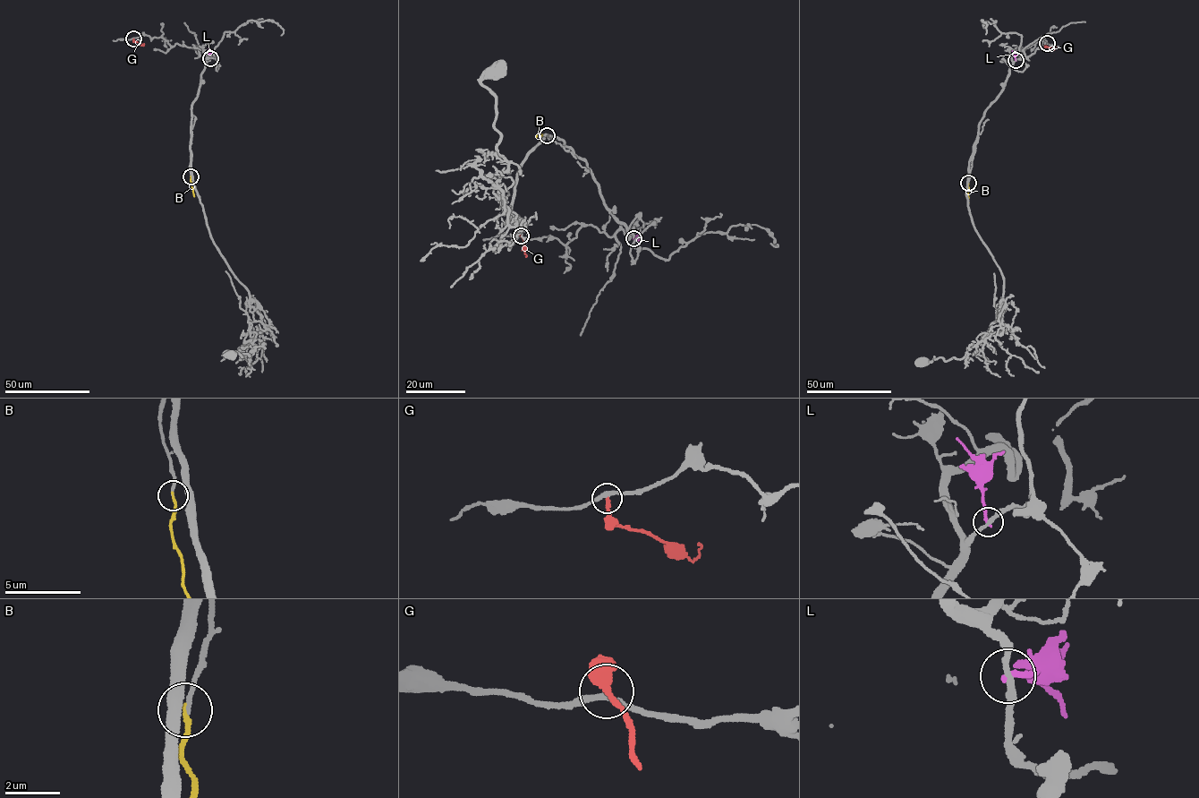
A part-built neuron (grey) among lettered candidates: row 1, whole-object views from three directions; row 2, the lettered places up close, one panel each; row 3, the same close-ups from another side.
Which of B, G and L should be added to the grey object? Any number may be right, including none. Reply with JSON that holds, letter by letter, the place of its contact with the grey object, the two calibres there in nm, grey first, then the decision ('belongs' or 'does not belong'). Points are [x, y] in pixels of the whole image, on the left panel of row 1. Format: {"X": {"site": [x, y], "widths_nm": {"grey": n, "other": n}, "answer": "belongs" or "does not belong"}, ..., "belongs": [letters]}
{"B": {"site": [191, 176], "widths_nm": {"grey": 150, "other": 160}, "answer": "belongs"}, "G": {"site": [133, 38], "widths_nm": {"grey": 240, "other": 220}, "answer": "belongs"}, "L": {"site": [210, 58], "widths_nm": {"grey": 240, "other": 200}, "answer": "does not belong"}, "belongs": ["B", "G"]}

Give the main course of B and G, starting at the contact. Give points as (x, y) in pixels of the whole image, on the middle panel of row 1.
B: (547, 135), (536, 137)
G: (520, 235), (521, 233), (526, 257)

